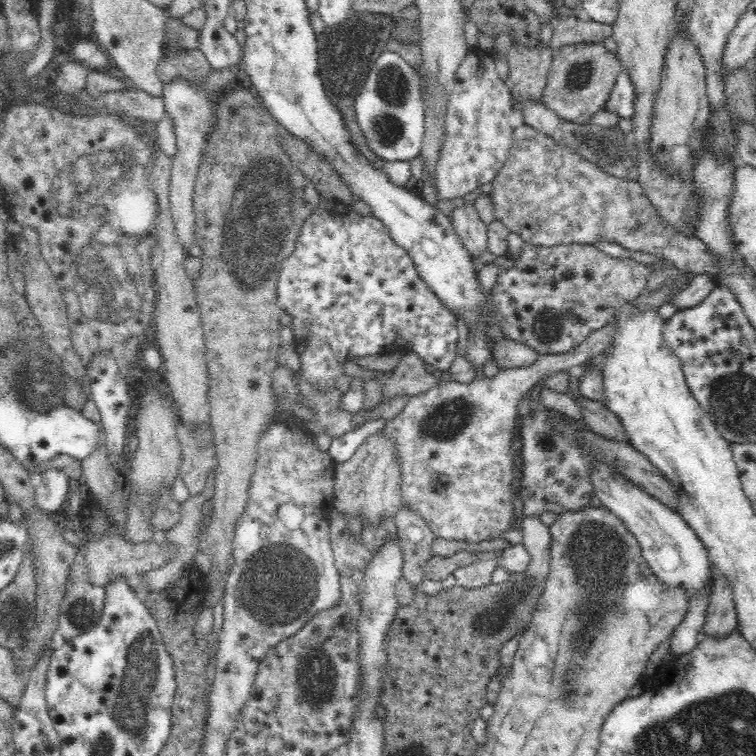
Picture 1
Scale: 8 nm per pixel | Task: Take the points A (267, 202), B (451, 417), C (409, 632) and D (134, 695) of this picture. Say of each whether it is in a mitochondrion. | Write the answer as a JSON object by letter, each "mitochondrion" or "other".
{"A":"mitochondrion","B":"mitochondrion","C":"other","D":"mitochondrion"}

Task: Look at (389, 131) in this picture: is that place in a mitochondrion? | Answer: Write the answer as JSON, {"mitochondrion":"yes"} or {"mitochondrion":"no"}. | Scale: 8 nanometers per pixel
{"mitochondrion":"yes"}

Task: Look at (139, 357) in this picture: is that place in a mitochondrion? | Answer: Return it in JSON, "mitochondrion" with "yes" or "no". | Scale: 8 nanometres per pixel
{"mitochondrion":"no"}

